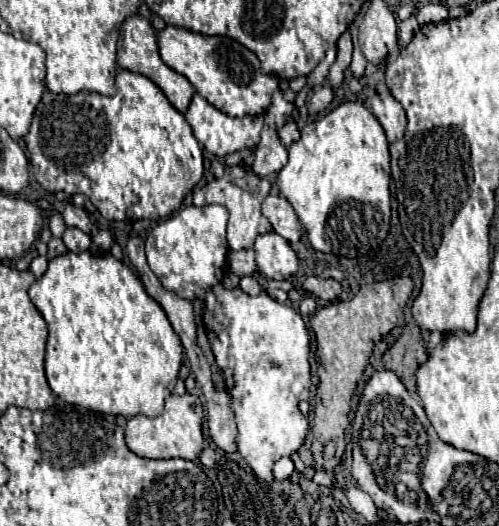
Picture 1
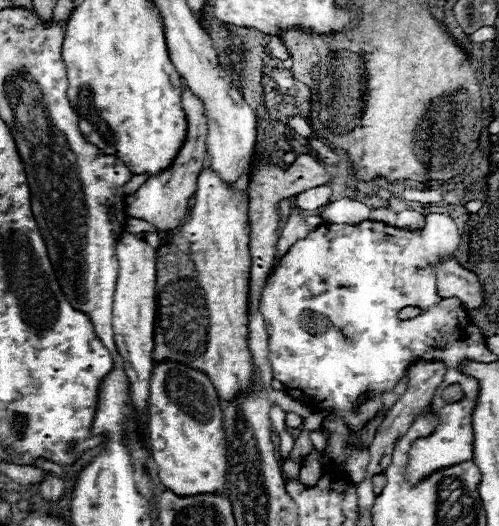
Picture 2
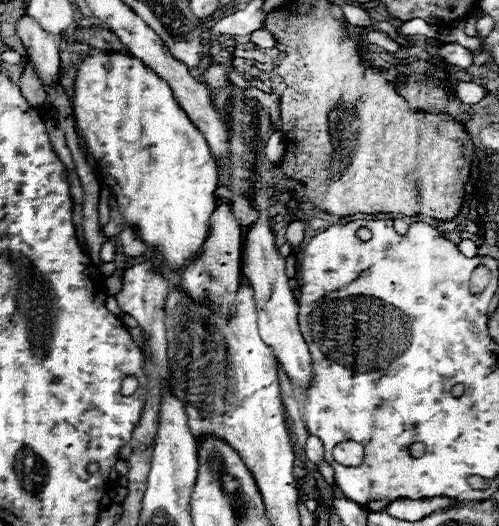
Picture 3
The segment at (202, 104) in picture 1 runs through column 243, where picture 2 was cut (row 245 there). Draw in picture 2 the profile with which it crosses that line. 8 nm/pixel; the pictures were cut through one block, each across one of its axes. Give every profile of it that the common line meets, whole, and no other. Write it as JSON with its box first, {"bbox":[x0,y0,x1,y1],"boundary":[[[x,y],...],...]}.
{"bbox":[112,232,156,412],"boundary":[[[124,232],[116,246],[118,258],[118,282],[112,308],[112,330],[116,350],[124,360],[124,372],[132,384],[132,400],[138,412],[146,412],[148,388],[152,374],[152,346],[154,346],[154,294],[156,294],[156,252],[138,234]]]}

